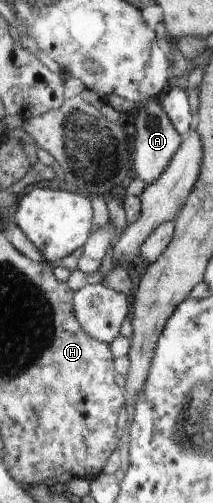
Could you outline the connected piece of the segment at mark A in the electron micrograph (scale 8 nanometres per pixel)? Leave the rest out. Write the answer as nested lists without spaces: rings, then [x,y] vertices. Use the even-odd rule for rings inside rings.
[[[151,99],[146,104],[141,104],[134,110],[135,125],[137,128],[136,141],[134,142],[134,170],[142,182],[155,183],[169,168],[175,154],[180,150],[183,139],[179,131],[175,129],[174,123],[168,118],[167,111],[157,99]]]

